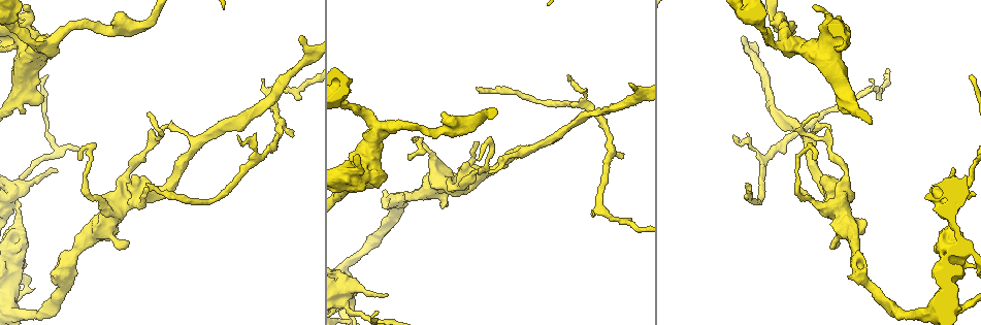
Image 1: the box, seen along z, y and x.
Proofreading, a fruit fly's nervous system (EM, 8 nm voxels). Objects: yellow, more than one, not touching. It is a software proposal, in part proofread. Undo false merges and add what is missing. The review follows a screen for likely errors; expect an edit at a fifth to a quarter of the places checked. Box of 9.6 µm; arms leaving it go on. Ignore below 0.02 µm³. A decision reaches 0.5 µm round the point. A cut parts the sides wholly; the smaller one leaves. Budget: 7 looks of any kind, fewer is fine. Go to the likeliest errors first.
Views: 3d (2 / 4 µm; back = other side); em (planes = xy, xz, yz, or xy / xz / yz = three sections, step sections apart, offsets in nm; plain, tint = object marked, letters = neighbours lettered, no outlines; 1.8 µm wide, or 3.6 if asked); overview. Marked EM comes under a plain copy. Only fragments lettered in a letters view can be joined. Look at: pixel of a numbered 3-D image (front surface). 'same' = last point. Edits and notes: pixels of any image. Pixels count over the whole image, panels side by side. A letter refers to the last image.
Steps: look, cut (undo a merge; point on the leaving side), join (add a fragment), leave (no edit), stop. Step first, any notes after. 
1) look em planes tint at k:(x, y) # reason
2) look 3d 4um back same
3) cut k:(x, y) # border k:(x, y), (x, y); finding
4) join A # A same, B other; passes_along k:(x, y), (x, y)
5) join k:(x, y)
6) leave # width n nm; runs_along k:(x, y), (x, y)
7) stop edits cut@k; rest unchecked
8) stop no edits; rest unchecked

look em planes letters at 1:(378, 128) # a narrow waist

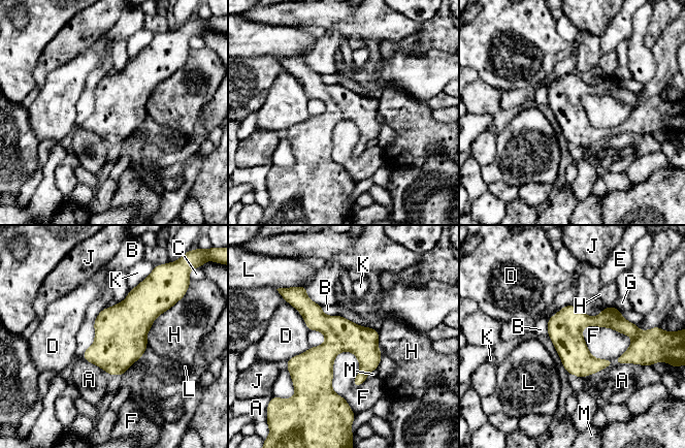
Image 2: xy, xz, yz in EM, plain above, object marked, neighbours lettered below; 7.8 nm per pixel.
leave # A other, B other, C other, D other, E other, F other, G other, H other, J other, K other, L other, M other; one neuron here

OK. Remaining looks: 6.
look 3d 2um at 1:(146, 185) # long arm stops here

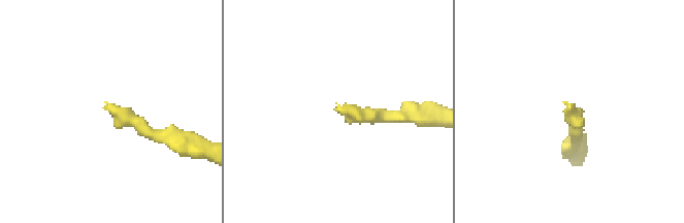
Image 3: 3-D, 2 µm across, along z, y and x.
look em xy step 8 tint at 3:(565, 101)

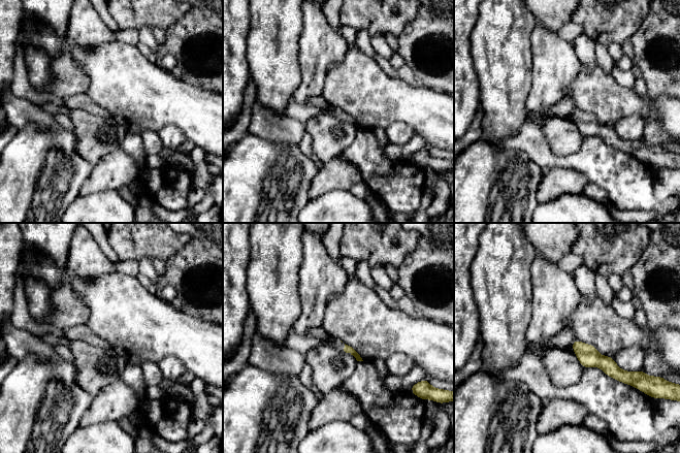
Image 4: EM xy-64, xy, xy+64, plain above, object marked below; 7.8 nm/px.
look em xz step 8 letters same

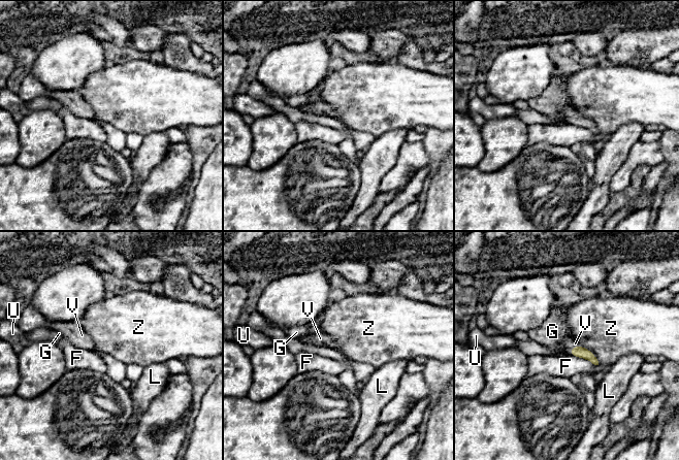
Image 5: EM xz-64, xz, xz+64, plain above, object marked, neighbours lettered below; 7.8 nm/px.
join V # F other, G other, L other, U other, V same, Z other; the neuron continues

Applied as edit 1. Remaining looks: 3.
look overview # see it whole again

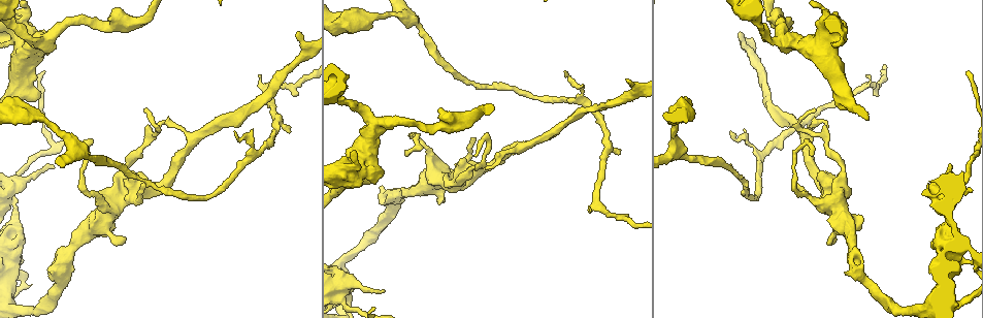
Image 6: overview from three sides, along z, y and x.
look 3d 4um at 6:(834, 26)

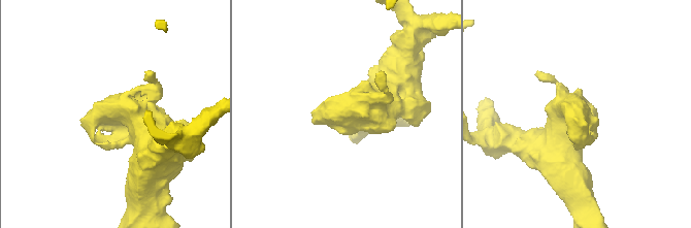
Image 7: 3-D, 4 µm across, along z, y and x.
look em 3.6um planes letters at 7:(362, 111) # need the tissue

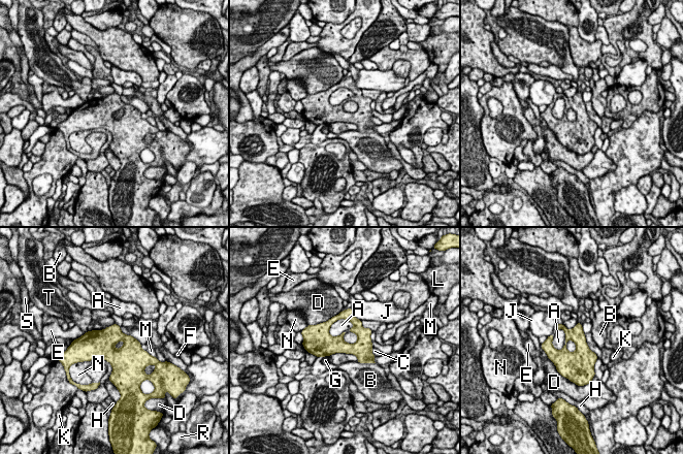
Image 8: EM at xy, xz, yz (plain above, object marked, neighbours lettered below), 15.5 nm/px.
leave # width 240 nm; A other, B other, C other, D other, E other, F other, G other, H other, J other, K other, L other, M other, N other, R other, S other, T other; border 8:(354, 325), (337, 319), (328, 333); one neuron here

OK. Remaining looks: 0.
stop edits join@5; rest unchecked

